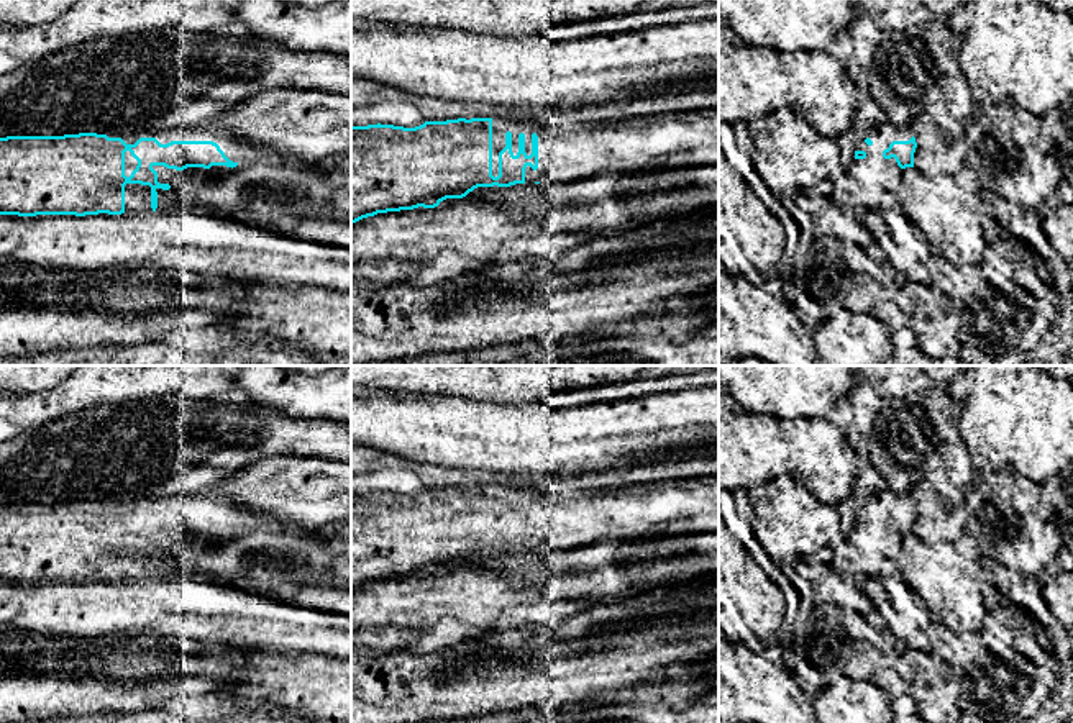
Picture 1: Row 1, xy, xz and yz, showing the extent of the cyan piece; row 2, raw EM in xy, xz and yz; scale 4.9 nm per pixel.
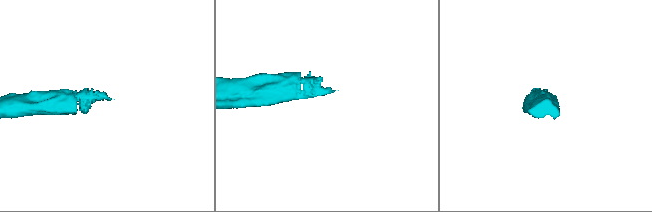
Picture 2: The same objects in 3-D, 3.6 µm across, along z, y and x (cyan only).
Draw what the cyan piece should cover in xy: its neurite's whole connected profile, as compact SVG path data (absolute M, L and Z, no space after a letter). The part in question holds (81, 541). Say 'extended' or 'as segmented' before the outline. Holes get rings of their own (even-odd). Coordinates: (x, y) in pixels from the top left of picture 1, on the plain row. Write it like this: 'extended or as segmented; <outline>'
extended; M177 493L135 500L0 505L0 582L121 582L179 580L174 554L200 554L213 546L212 533L236 534L266 526L225 497Z

